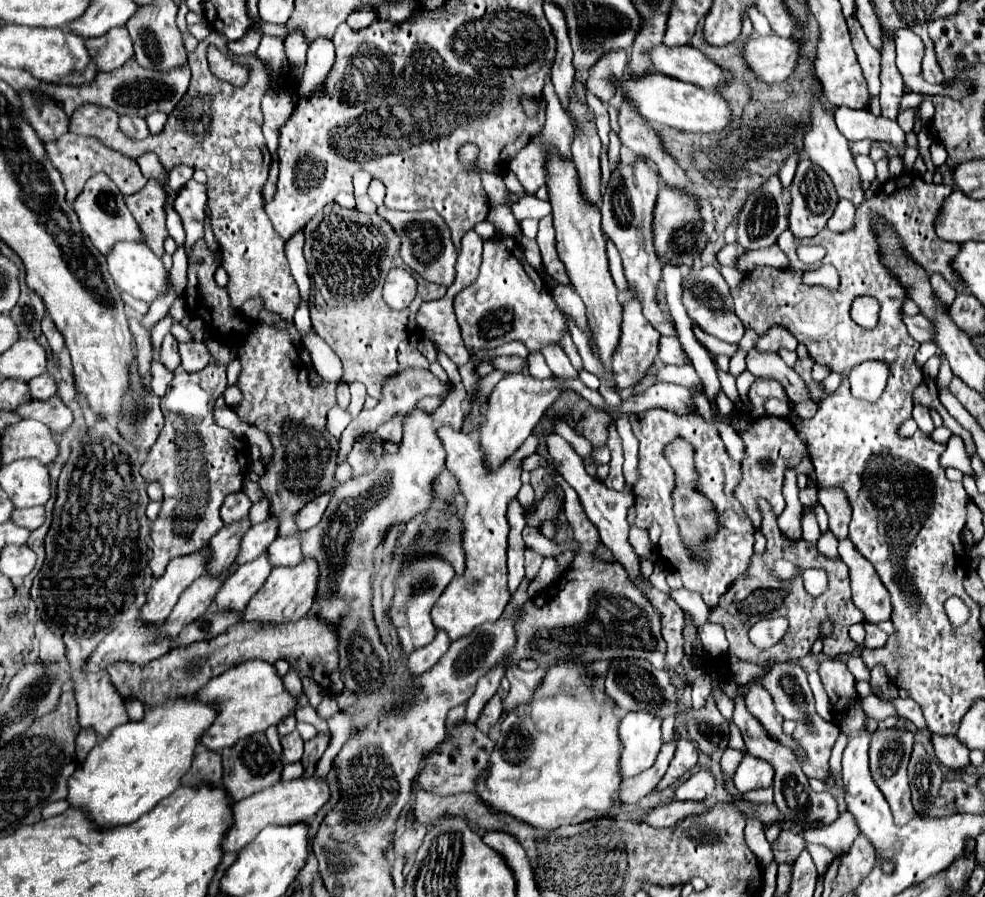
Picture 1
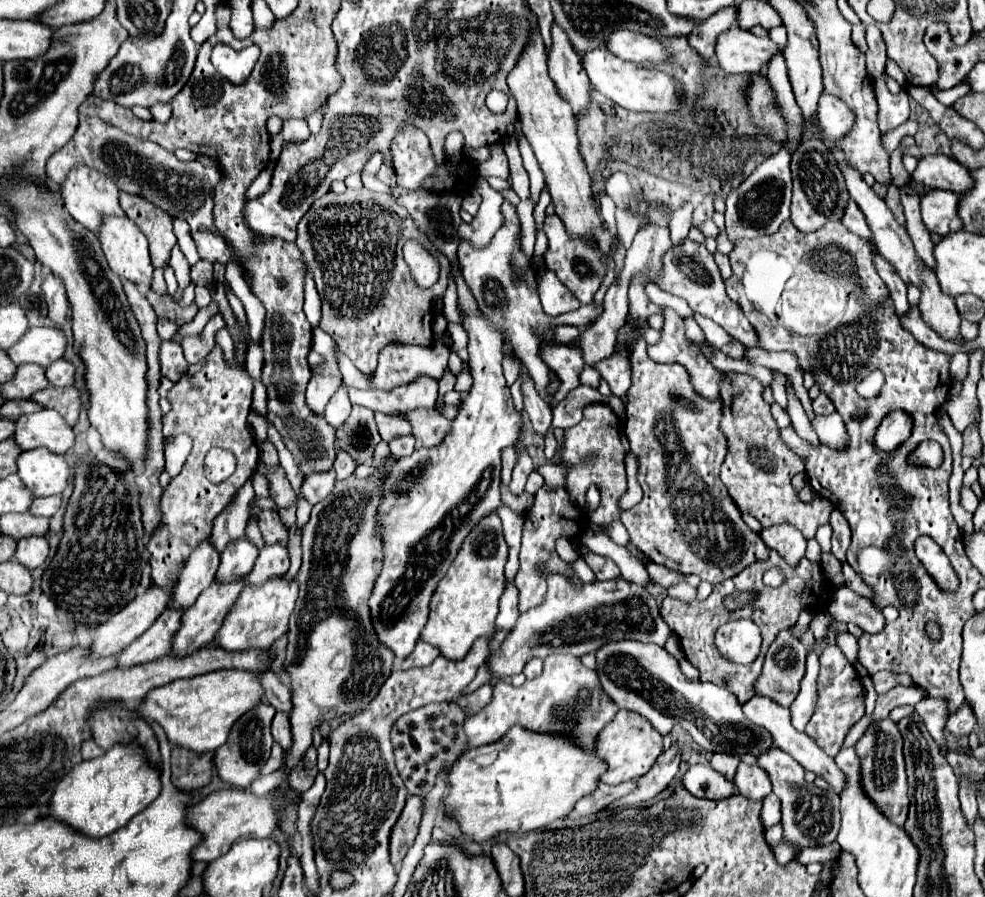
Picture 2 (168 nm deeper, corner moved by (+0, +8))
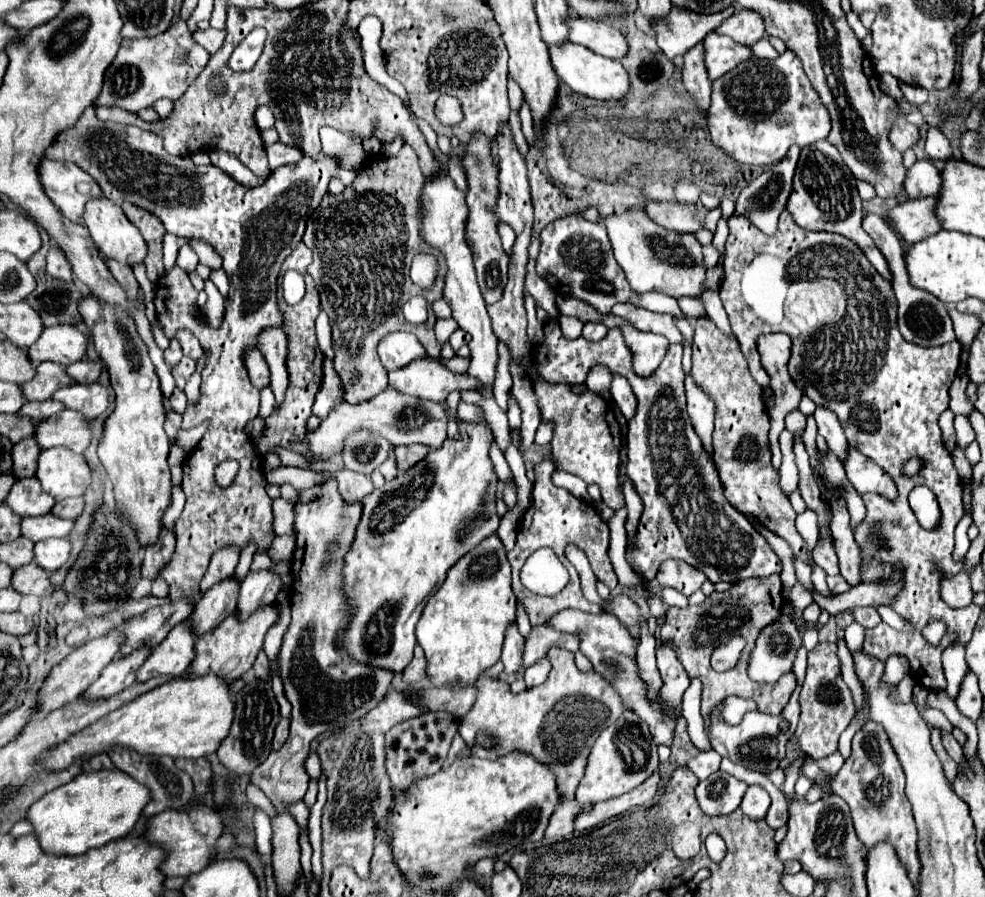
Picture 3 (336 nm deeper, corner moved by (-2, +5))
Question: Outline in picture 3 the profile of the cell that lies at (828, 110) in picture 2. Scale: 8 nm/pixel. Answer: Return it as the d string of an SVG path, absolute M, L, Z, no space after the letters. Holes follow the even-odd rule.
M789 49L773 61L751 57L711 87L709 135L729 159L743 165L773 165L786 156L791 145L813 145L827 139L831 121L815 89L803 73L801 61Z

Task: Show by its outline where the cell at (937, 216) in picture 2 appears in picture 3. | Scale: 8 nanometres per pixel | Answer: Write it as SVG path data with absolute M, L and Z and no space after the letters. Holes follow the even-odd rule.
M935 197L905 201L905 203L891 207L885 219L901 235L901 239L907 245L913 245L941 231L941 223L935 217L935 203L937 203Z

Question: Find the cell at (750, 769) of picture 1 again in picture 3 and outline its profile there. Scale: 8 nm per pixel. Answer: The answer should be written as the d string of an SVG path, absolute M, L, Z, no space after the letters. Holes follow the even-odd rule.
M749 785L739 807L747 817L753 817L757 821L757 819L765 819L769 805L771 805L769 793L759 785Z

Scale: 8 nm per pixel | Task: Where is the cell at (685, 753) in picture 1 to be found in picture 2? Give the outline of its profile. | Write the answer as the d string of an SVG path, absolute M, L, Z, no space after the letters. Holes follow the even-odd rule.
M673 744L669 750L665 750L655 760L651 770L637 780L637 788L631 794L617 800L613 806L633 806L633 804L639 804L639 802L655 798L675 778L677 770L679 770L679 764L681 764L681 748L677 744Z

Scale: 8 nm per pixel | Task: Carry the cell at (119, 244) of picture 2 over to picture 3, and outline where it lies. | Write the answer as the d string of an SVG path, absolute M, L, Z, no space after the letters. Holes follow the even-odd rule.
M91 199L87 201L85 205L85 211L83 211L83 223L87 225L89 229L89 235L93 239L93 243L97 245L99 253L103 257L111 257L111 259L117 259L125 265L133 265L133 263L139 263L145 259L147 255L147 245L139 233L139 229L125 217L123 209L119 203L111 201L111 199Z

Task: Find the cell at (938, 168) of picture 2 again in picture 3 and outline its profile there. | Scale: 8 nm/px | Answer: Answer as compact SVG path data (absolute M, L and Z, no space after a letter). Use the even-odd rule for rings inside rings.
M915 161L915 165L911 169L907 169L903 187L905 187L907 199L935 197L941 189L939 171L929 161Z

